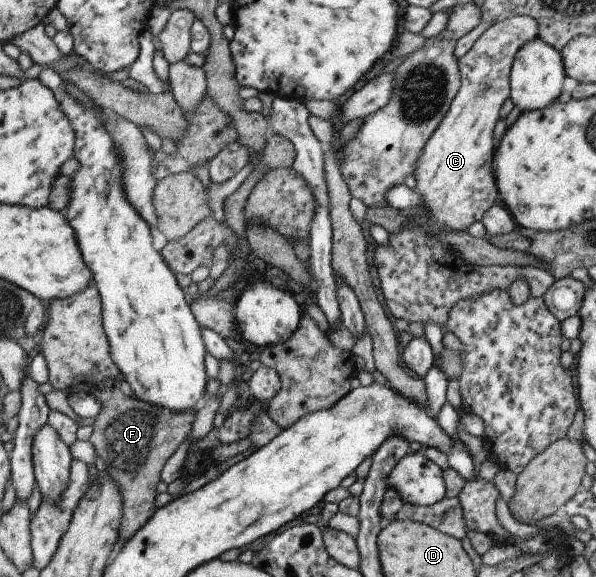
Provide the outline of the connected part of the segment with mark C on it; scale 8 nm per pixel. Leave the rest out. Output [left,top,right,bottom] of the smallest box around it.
[373,16,554,331]

